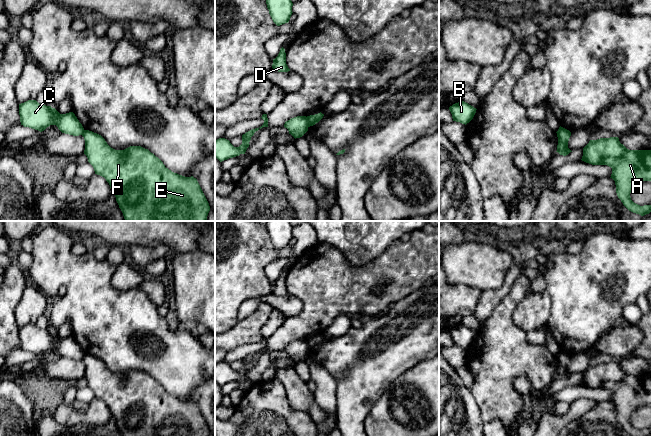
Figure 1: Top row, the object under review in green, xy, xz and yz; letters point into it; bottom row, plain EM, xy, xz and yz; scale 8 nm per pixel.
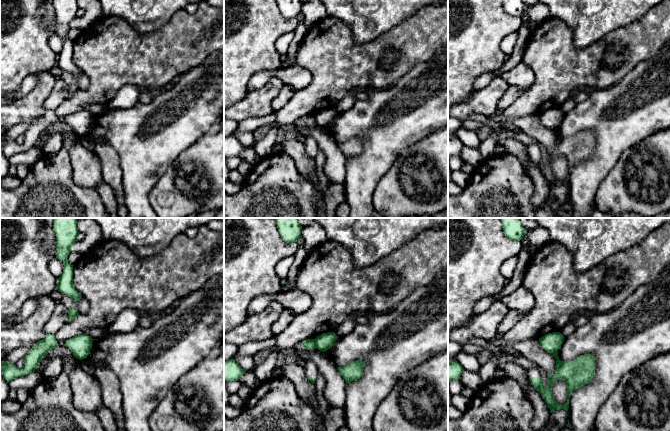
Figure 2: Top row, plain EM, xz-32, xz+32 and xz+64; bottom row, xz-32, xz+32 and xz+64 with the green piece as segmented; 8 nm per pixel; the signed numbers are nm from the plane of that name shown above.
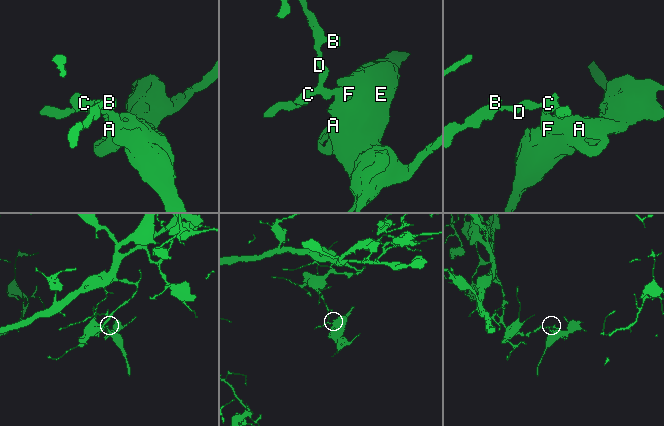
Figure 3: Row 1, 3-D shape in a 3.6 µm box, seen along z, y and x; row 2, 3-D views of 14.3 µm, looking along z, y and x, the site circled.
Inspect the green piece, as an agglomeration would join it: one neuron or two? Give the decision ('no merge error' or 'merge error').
merge error

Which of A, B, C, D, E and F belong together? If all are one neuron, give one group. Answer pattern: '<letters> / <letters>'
A E F / B C D

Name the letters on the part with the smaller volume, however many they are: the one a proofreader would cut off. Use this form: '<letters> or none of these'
A, E, F

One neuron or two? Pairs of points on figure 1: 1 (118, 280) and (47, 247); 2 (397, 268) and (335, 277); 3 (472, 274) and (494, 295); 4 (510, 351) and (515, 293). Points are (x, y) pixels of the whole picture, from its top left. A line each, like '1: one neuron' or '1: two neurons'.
1: two neurons
2: one neuron
3: two neurons
4: one neuron

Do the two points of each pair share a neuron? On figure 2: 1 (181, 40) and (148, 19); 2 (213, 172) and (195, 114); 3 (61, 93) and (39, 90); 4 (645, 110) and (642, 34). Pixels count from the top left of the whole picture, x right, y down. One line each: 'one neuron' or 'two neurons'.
1: two neurons
2: two neurons
3: two neurons
4: two neurons

